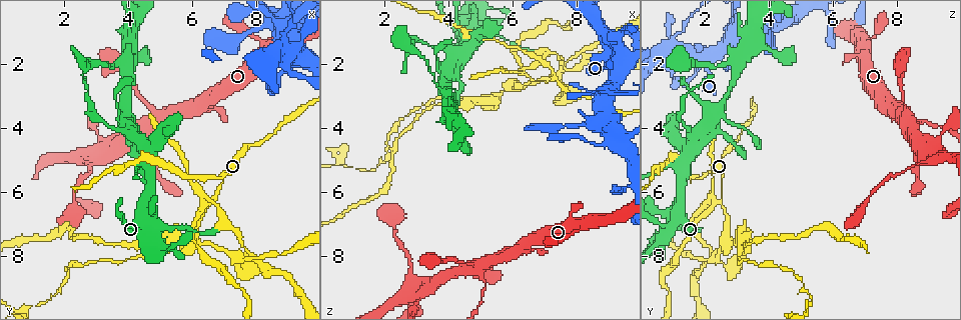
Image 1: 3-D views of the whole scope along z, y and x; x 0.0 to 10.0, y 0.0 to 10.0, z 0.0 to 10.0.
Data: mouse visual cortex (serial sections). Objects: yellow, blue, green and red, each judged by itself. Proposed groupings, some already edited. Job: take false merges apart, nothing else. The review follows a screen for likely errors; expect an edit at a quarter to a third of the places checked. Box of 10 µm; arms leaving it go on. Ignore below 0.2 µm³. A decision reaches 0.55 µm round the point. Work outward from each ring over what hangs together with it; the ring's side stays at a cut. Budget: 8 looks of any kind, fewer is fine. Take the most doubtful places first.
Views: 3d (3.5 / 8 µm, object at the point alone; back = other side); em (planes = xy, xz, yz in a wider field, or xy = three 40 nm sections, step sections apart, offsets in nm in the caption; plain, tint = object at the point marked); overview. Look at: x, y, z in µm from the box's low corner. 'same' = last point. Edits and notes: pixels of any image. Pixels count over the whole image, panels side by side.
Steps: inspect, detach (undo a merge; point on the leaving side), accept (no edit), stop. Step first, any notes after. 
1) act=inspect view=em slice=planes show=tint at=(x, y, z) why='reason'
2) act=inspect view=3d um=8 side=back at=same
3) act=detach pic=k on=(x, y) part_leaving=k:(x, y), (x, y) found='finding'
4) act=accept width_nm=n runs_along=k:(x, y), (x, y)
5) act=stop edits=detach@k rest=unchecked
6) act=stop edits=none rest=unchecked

act=inspect view=3d um=3.5 at=(6.65, 6.20, 2.50) why='looks like a crossing'

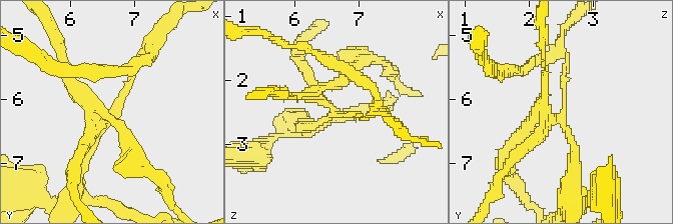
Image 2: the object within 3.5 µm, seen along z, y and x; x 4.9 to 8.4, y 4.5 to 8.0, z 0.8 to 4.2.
act=inspect view=em slice=xy step=1 show=tint at=(6.65, 6.25, 2.55)

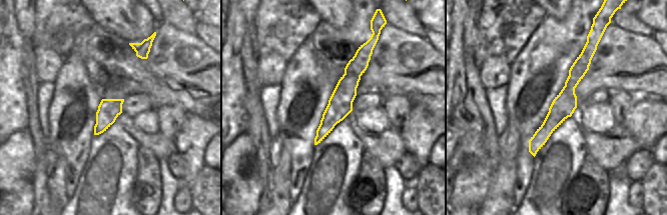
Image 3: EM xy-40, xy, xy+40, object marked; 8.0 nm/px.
act=detach pic=2 on=(118, 122) width_nm=190 part_leaving=2:(105, 119), (133, 152) found='two cells meet here'

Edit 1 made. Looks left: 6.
act=inspect view=overview why='redraw'

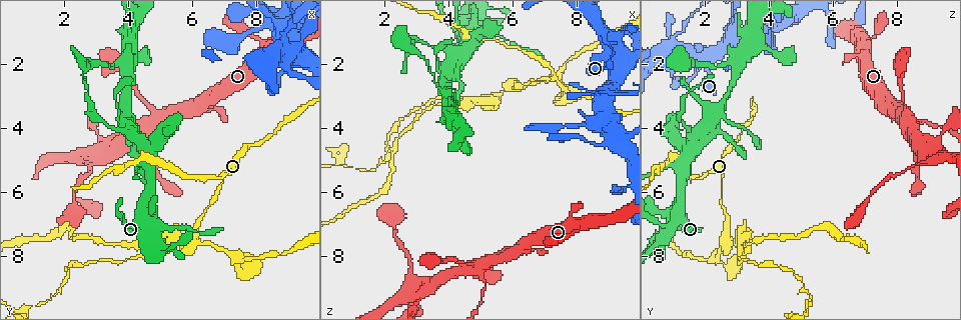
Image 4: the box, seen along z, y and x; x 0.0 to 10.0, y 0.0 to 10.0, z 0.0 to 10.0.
act=inspect view=3d um=3.5 at=(9.35, 1.40, 1.20) why='thin arm on a thick one'

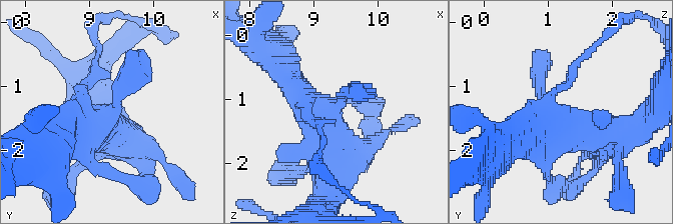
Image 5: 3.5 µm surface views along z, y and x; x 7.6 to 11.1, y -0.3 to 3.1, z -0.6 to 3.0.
act=inspect view=em slice=xy step=3 show=tint at=(9.30, 1.45, 1.20)

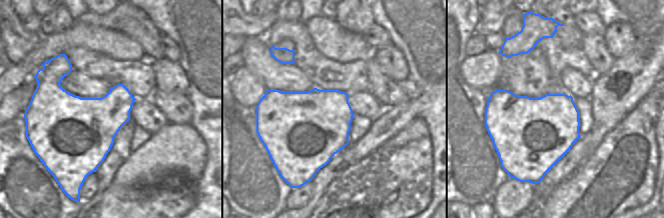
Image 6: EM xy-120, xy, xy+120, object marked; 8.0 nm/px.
act=accept runs_along=5:(322, 169), (335, 149), (285, 72) found='one cell here'

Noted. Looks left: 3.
act=inspect view=3d um=3.5 at=(4.75, 7.60, 0.65) why='abrupt turn'

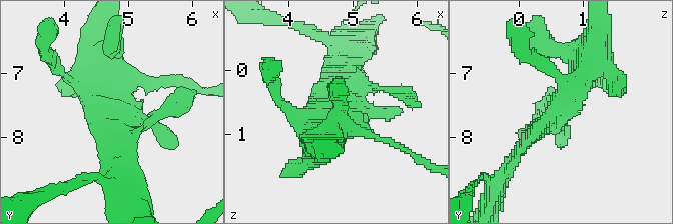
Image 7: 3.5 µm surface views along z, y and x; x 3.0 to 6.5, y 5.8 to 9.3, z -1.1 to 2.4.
act=inspect view=em slice=xy step=2 show=tint at=(4.75, 7.60, 0.65) why='shape alone is not enough'

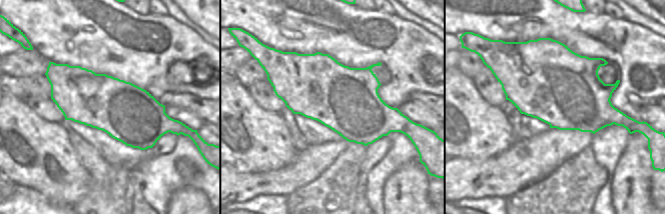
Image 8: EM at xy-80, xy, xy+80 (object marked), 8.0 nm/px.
act=accept runs_along=7:(597, 54), (569, 100), (520, 149) found='all the same cell'

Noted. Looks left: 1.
act=stop edits=detach@2 rest=unchecked

